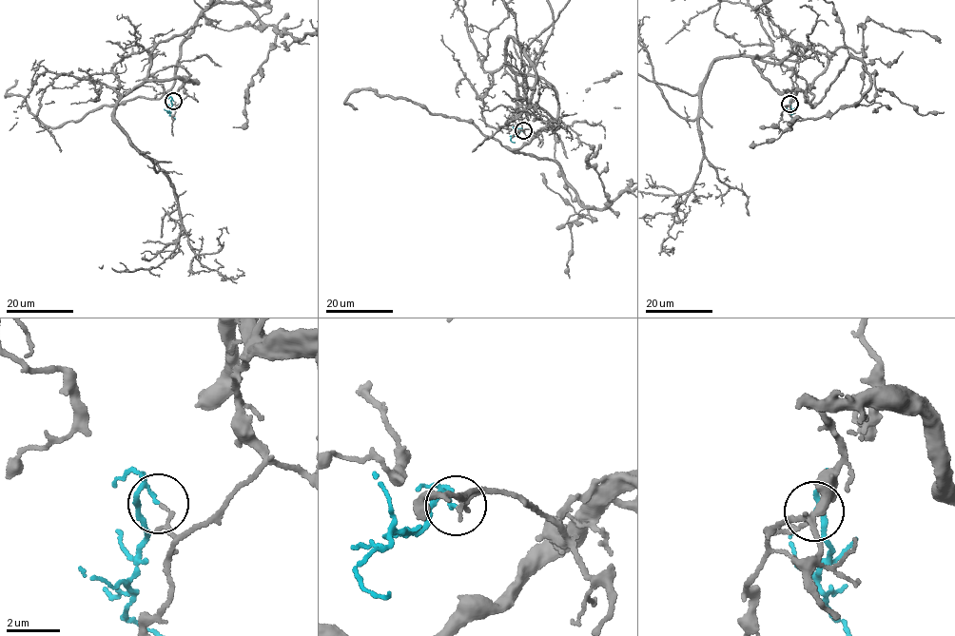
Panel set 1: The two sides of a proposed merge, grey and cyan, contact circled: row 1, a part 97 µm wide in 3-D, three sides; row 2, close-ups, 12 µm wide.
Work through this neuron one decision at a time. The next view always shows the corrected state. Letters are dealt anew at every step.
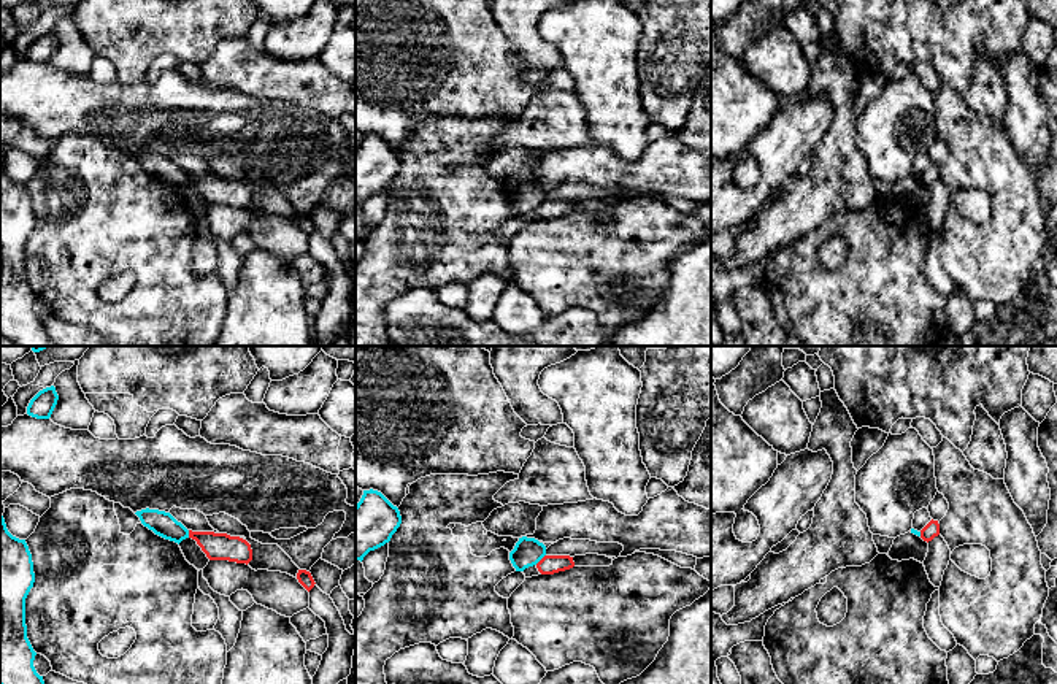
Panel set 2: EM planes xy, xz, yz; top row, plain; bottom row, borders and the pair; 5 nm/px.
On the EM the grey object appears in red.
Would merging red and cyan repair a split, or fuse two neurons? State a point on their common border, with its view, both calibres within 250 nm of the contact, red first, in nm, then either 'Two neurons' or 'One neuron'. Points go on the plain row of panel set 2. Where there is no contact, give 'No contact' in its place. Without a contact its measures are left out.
Touches red at xz (541, 203). Thickness 100 nm (red) against 140 nm. Two neurons

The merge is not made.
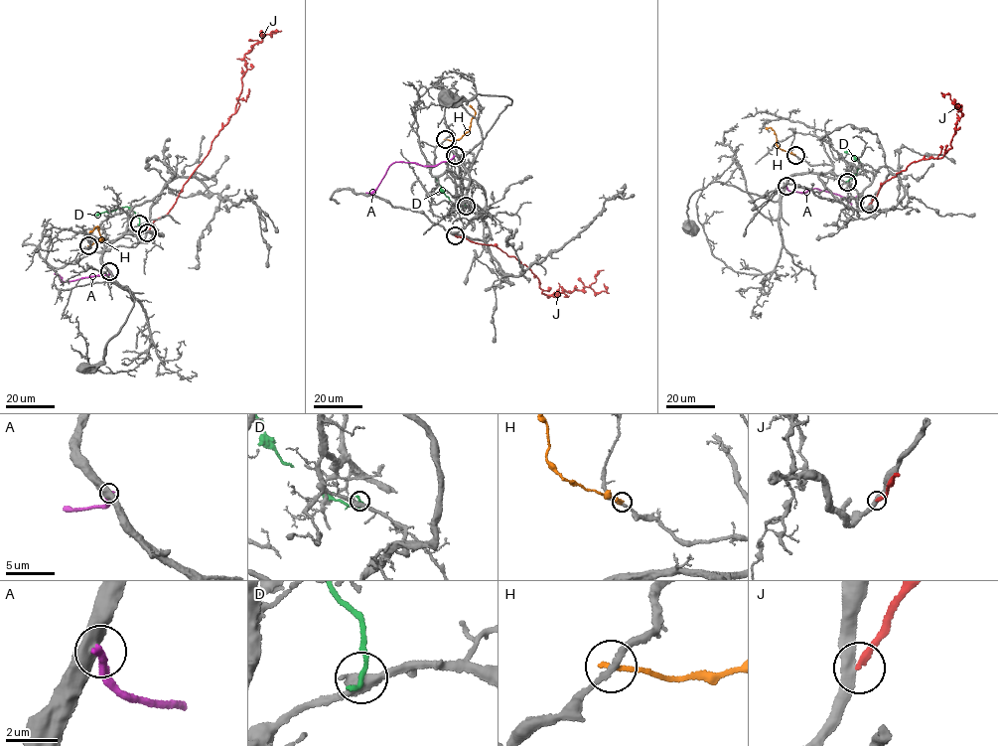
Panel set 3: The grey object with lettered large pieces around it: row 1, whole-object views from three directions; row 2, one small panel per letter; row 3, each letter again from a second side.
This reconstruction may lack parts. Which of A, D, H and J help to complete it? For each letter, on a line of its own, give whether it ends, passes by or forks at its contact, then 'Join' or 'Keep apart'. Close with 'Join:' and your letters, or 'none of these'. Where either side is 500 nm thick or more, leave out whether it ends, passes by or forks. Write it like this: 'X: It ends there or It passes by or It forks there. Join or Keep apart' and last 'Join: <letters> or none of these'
A: Keep apart
D: It ends there. Keep apart
H: It ends there. Keep apart
J: It ends there. Keep apart
Join: none of these

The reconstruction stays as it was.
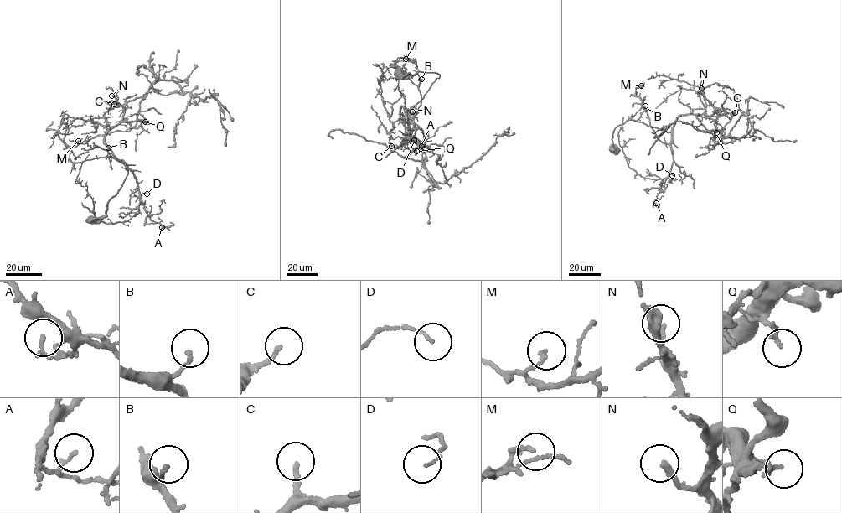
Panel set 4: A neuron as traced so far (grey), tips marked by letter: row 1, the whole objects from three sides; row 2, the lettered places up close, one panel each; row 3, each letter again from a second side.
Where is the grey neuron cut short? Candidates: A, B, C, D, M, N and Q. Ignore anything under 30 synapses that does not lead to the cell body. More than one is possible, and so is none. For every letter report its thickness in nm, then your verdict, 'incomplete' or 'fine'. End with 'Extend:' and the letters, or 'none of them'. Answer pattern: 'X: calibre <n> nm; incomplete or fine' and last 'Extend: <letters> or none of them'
A: calibre 160 nm; fine
B: calibre 120 nm; fine
C: calibre 160 nm; incomplete
D: calibre 70 nm; fine
M: calibre 160 nm; fine
N: calibre 200 nm; incomplete
Q: calibre 150 nm; fine
Extend: C, N

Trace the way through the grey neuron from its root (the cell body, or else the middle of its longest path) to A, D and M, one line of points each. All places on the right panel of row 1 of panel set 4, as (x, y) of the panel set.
A: (614, 147), (614, 128), (627, 120), (670, 132), (672, 167), (656, 203)
D: (614, 147), (612, 149), (612, 139), (614, 128), (627, 120), (669, 132), (673, 161), (669, 173), (672, 175)
M: (614, 147), (614, 128), (629, 120), (670, 132), (669, 142), (662, 142), (652, 128), (635, 94), (641, 85)

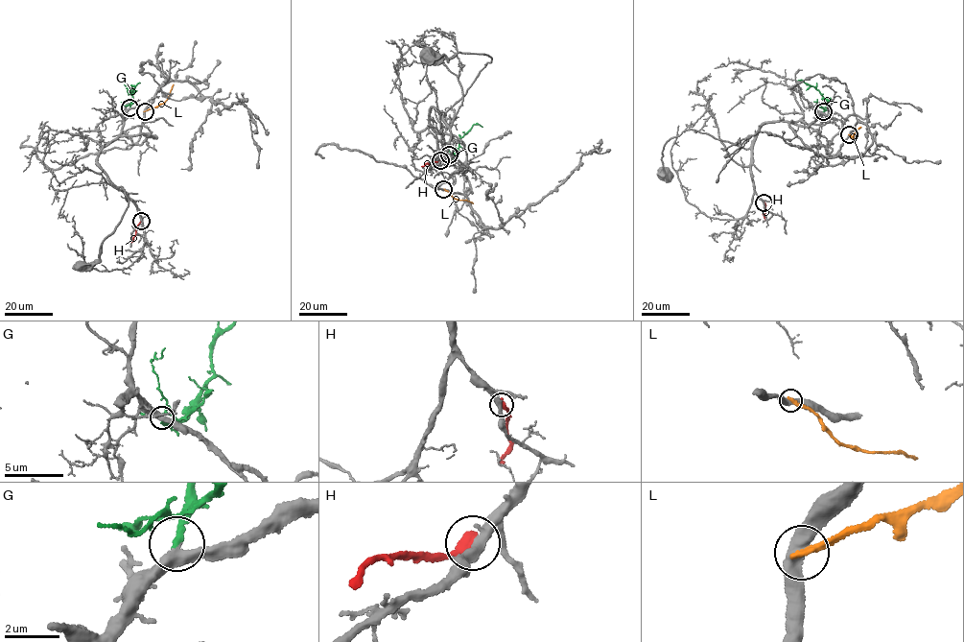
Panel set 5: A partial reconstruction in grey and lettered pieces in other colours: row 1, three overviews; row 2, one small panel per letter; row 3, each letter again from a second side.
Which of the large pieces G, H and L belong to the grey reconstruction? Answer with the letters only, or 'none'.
G

